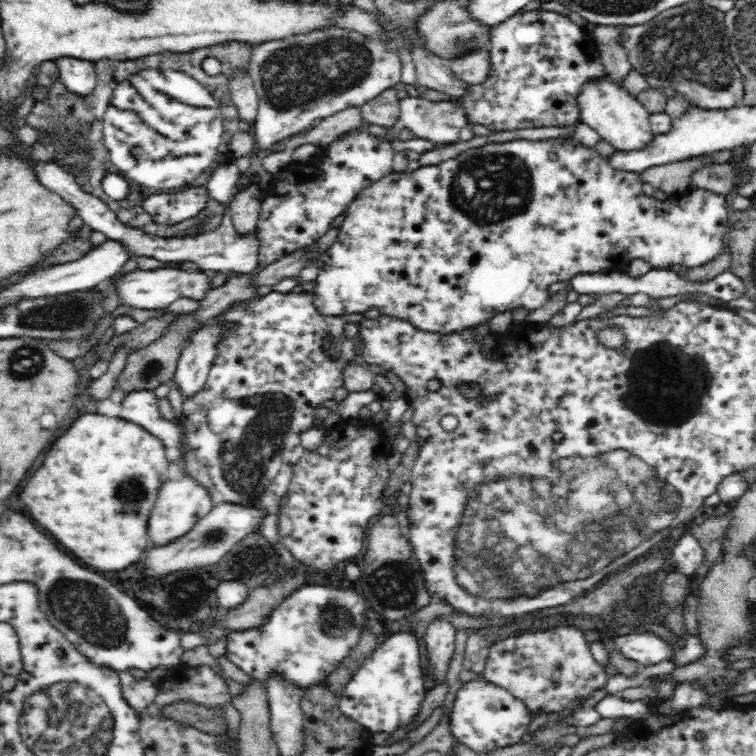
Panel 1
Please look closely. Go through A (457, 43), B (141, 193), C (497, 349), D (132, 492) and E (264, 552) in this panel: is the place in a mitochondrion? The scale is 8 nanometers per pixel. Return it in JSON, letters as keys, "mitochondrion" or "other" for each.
{"A":"mitochondrion","B":"other","C":"other","D":"mitochondrion","E":"other"}

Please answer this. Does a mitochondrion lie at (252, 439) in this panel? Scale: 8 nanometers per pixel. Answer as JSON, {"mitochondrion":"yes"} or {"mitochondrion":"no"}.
{"mitochondrion":"yes"}

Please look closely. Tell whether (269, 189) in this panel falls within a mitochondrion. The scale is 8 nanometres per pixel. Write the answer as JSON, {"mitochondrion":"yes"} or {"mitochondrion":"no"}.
{"mitochondrion":"no"}

